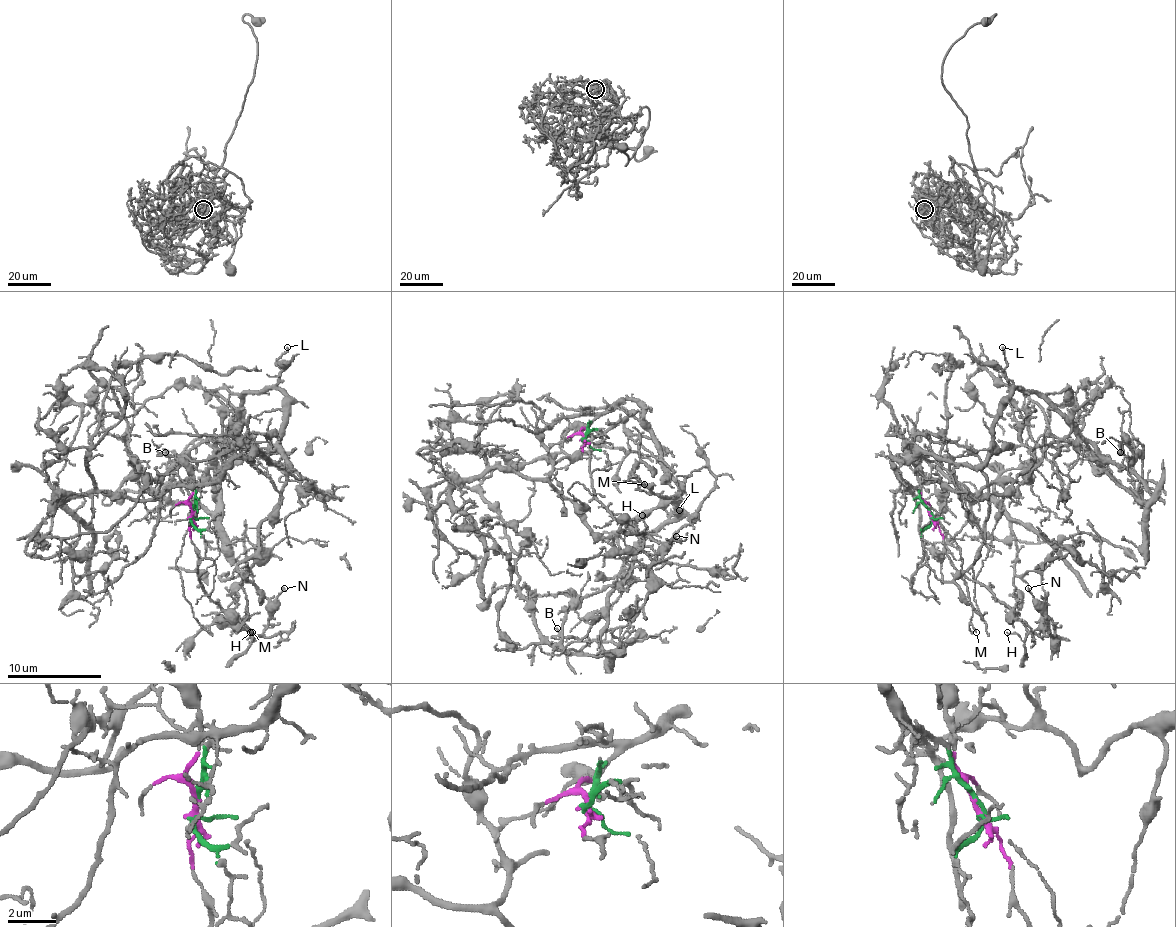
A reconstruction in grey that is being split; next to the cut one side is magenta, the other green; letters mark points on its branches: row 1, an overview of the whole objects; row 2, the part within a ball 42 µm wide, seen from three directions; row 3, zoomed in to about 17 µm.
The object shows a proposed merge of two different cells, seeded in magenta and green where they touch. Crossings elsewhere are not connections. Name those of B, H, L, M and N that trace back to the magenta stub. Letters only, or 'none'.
H, N

